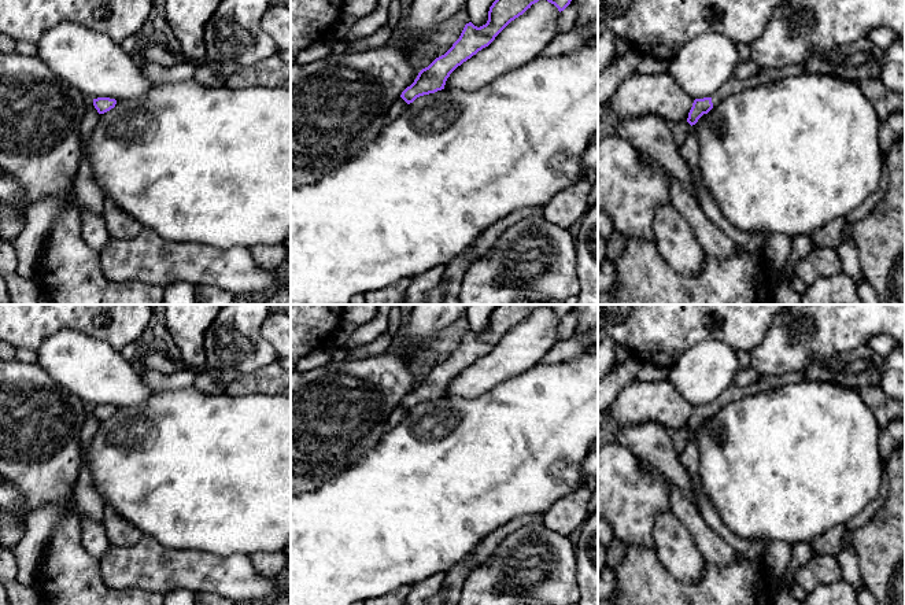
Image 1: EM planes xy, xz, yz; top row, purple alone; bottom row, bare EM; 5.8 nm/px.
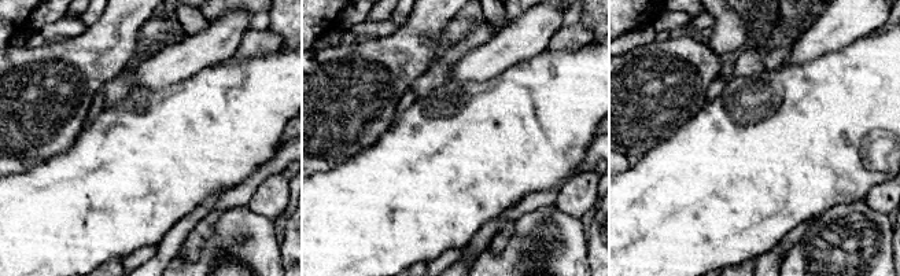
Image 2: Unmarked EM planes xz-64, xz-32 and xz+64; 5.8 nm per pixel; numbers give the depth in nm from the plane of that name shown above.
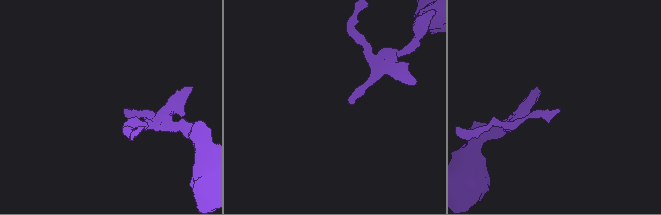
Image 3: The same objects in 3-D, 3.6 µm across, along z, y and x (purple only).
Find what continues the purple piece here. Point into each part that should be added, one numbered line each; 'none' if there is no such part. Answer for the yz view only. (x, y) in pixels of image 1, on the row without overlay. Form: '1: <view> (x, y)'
1: yz (734, 393)

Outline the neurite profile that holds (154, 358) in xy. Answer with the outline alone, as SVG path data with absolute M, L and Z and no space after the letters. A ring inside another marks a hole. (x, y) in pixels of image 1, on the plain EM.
M148 337L138 358L148 370L170 373L177 369L173 361L166 355L165 348Z

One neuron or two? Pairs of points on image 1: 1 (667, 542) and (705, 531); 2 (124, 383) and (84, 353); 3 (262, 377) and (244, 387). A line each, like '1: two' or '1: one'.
1: two
2: one
3: one

